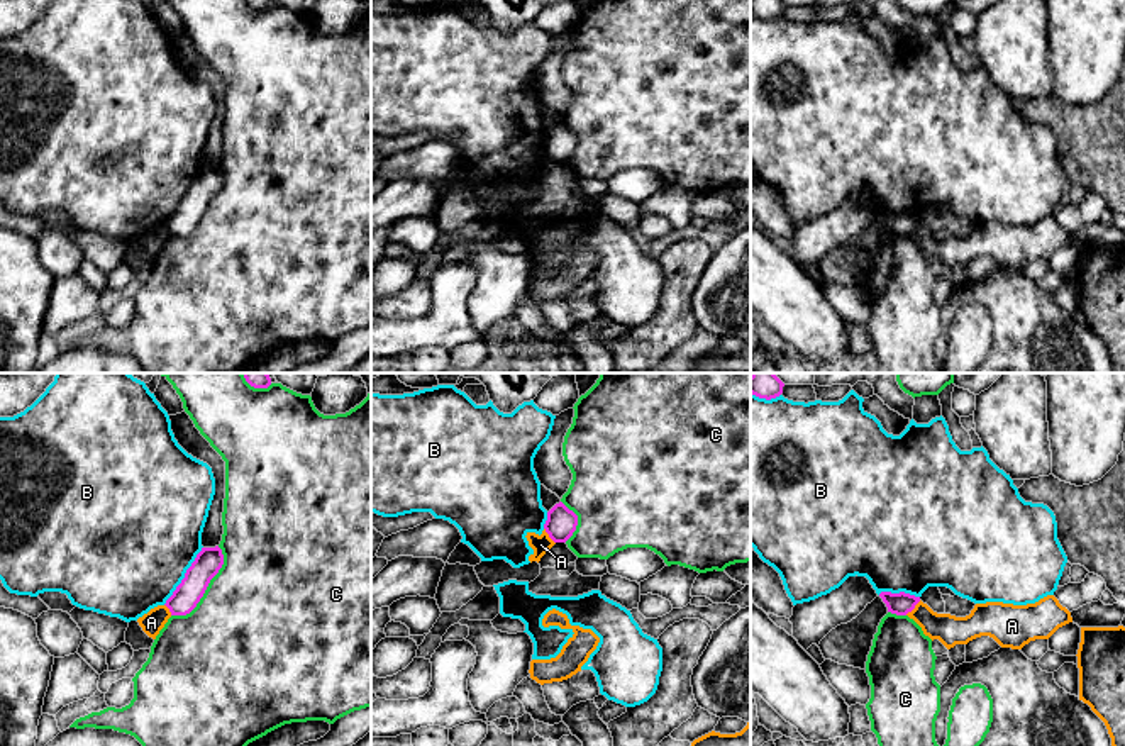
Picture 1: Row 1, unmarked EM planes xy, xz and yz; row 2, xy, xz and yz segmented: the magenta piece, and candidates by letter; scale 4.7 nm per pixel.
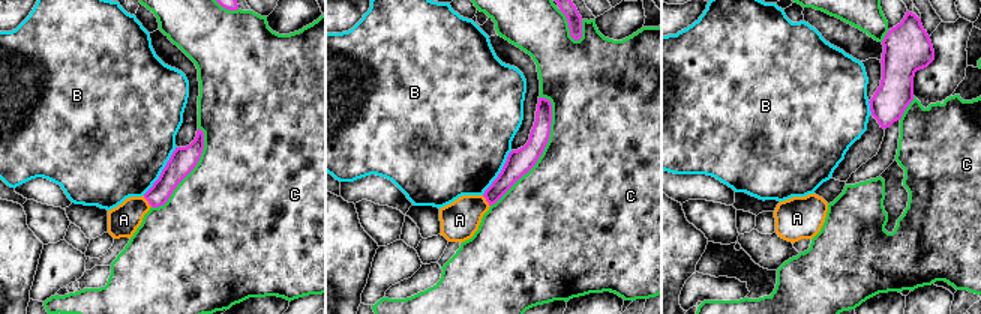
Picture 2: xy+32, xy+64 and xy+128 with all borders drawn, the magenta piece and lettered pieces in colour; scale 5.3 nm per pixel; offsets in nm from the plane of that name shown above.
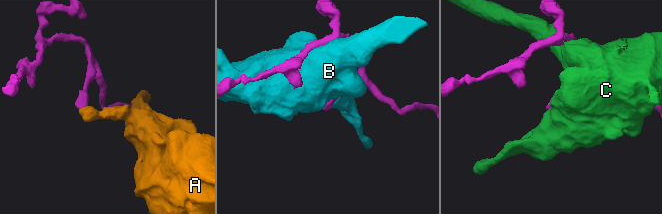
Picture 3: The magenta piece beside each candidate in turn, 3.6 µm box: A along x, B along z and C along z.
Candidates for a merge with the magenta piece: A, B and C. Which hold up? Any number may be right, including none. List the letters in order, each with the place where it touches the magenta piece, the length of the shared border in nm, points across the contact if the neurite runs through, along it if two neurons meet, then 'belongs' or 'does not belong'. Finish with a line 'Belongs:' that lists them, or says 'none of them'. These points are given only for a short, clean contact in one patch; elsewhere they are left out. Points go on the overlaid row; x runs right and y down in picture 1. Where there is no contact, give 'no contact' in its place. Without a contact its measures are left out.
A: contact yz (912, 609); length 100 nm; border yz (920, 601), (905, 614); does not belong
B: contact xy (185, 575); length 340 nm; does not belong
C: contact xy (205, 589); length 400 nm; does not belong
Belongs: none of them

